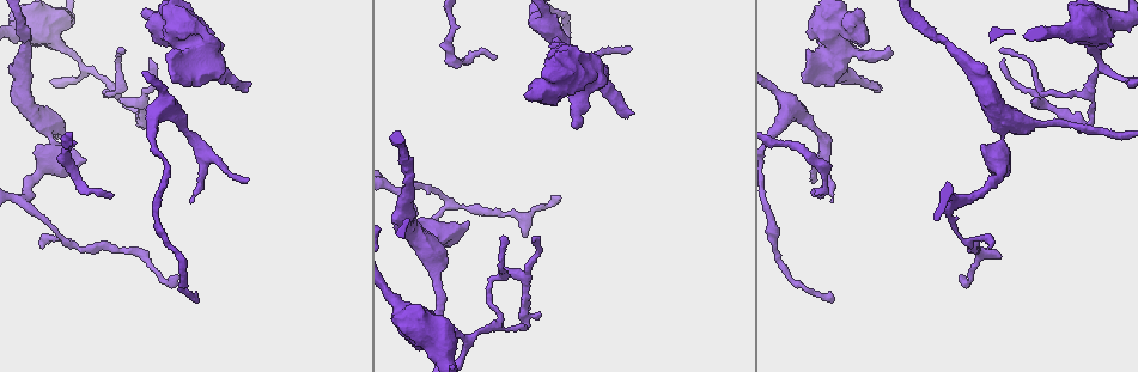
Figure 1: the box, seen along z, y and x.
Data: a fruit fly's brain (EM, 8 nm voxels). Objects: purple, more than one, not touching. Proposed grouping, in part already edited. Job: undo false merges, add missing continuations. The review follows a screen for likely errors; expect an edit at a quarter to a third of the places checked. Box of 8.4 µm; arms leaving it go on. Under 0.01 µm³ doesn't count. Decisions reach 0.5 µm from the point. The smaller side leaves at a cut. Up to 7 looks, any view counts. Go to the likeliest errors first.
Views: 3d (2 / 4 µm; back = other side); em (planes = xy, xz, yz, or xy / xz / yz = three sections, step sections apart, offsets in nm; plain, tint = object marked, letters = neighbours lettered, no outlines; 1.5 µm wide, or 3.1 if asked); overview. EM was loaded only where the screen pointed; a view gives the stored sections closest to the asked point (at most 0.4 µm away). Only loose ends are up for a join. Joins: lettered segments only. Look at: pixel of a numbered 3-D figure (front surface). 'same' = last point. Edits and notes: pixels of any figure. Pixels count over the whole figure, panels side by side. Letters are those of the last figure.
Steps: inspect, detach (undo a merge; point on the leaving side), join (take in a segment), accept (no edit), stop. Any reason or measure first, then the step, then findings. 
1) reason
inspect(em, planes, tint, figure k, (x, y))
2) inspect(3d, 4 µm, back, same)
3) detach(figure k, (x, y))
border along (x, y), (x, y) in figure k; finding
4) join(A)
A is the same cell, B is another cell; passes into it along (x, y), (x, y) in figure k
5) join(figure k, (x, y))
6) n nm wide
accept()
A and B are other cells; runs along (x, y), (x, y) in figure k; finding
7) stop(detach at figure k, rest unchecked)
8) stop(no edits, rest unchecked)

branch stops here
inspect(em, yz, step 4, letters, figure 1, (876, 82))

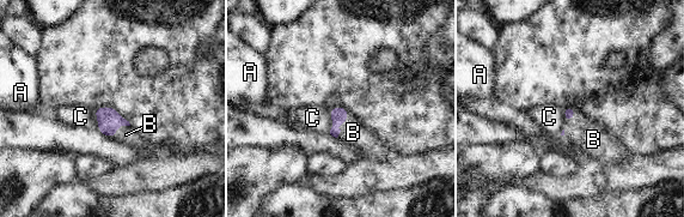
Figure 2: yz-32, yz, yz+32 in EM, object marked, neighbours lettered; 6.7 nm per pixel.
B touches over 180 nm
join(B)
B is the same cell, A and C are other cells; passes into it along (339, 114), (339, 124), (353, 132) in figure 2; the cell continues

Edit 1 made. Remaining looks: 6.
inspect(overview)

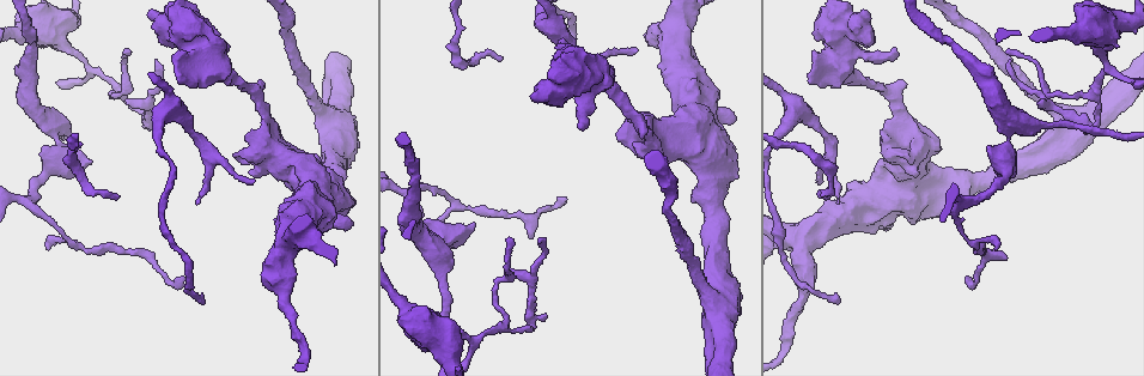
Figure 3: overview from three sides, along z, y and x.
inspect(em, yz, step 4, letters, figure 3, (148, 125))

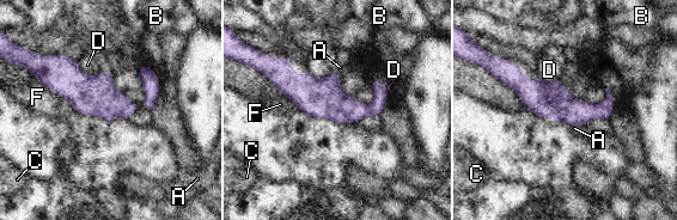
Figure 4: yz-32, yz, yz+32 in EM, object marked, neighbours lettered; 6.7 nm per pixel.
260 nm wide
accept()
A, B, C, D and F are other cells; border along (587, 123), (569, 126) in figure 4; continuous, no second cell

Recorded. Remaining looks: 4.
tapers out
inspect(em, yz, step 4, letters, figure 3, (966, 276))

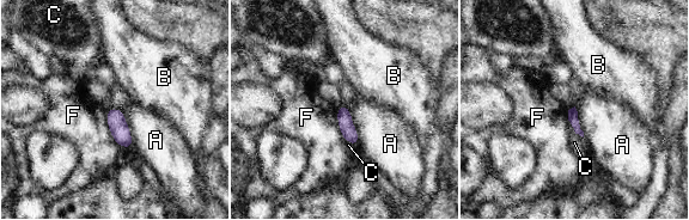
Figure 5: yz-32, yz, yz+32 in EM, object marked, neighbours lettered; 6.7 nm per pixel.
inspect(em, planes, letters, same)

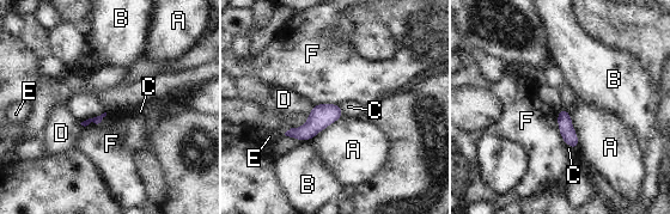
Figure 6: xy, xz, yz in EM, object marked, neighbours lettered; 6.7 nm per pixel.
accept()
A, B, C, D, E and F are other cells; border along (556, 112), (556, 126), (565, 142) in figure 6; no lettered segment goes on from it

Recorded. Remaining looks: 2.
stop(join at figure 2, rest unchecked)

